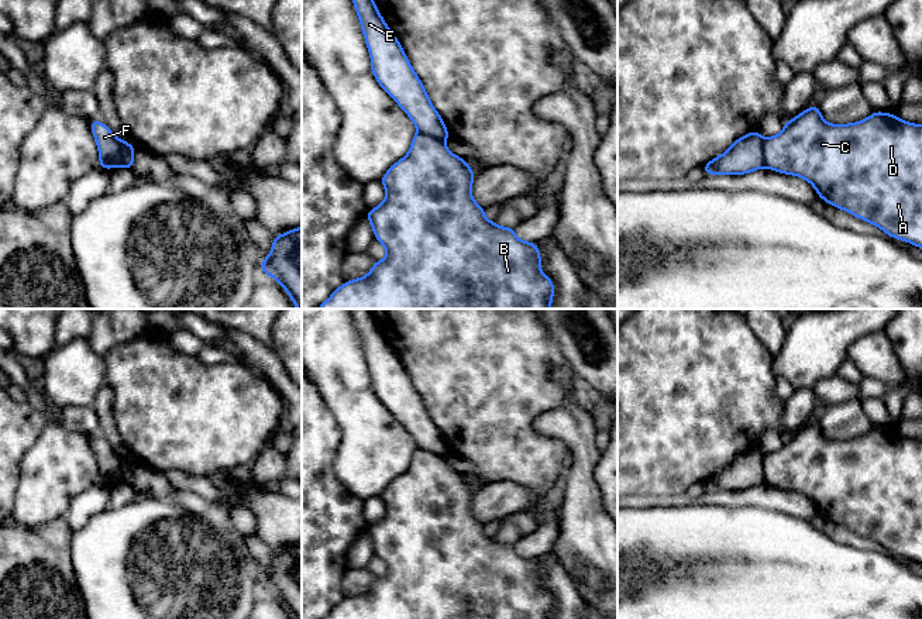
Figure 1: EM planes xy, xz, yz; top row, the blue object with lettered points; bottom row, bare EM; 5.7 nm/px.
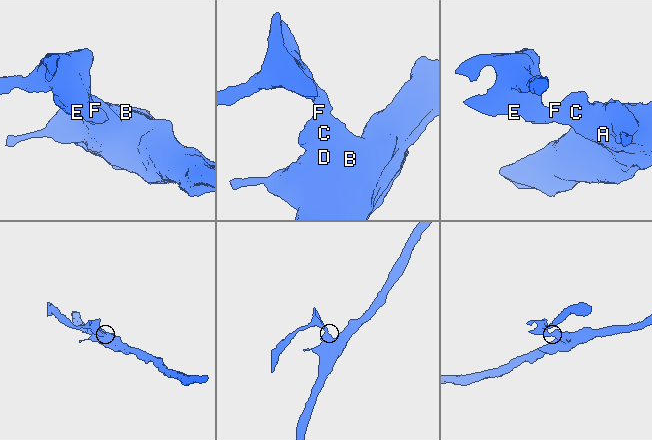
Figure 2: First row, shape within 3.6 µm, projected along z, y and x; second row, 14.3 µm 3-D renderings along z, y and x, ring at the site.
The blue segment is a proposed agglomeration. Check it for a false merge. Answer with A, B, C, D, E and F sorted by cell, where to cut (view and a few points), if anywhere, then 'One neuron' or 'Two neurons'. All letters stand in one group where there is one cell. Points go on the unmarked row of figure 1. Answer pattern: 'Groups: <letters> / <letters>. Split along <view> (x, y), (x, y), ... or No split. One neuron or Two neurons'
Groups: A B C D F / E. Split along xy (117, 453), (121, 464), (107, 474), (109, 484). Two neurons

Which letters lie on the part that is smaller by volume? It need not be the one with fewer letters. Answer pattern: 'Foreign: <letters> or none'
Foreign: E

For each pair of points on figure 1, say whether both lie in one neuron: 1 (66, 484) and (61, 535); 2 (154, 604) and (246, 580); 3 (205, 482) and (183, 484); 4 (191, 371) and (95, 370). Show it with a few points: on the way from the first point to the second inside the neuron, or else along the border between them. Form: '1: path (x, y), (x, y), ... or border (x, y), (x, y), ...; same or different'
1: border (64, 515), (33, 528); different
2: path (176, 588), (185, 584), (223, 584); same
3: path (199, 484), (189, 484); same
4: border (102, 356), (106, 382); different

